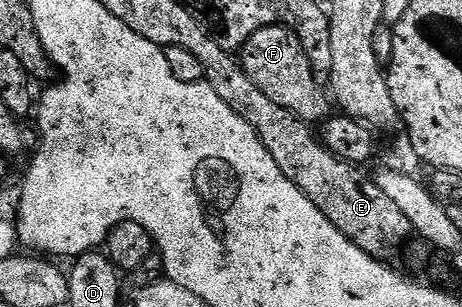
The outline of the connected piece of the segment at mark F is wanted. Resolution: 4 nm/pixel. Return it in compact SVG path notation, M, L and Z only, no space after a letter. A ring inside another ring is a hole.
M272 24L255 30L255 34L251 34L251 38L247 38L247 42L239 50L239 68L245 73L246 81L259 89L262 97L272 107L287 110L310 126L320 125L329 119L330 93L321 89L324 88L322 81L313 72L311 62L303 50L303 42L299 42L290 28Z

